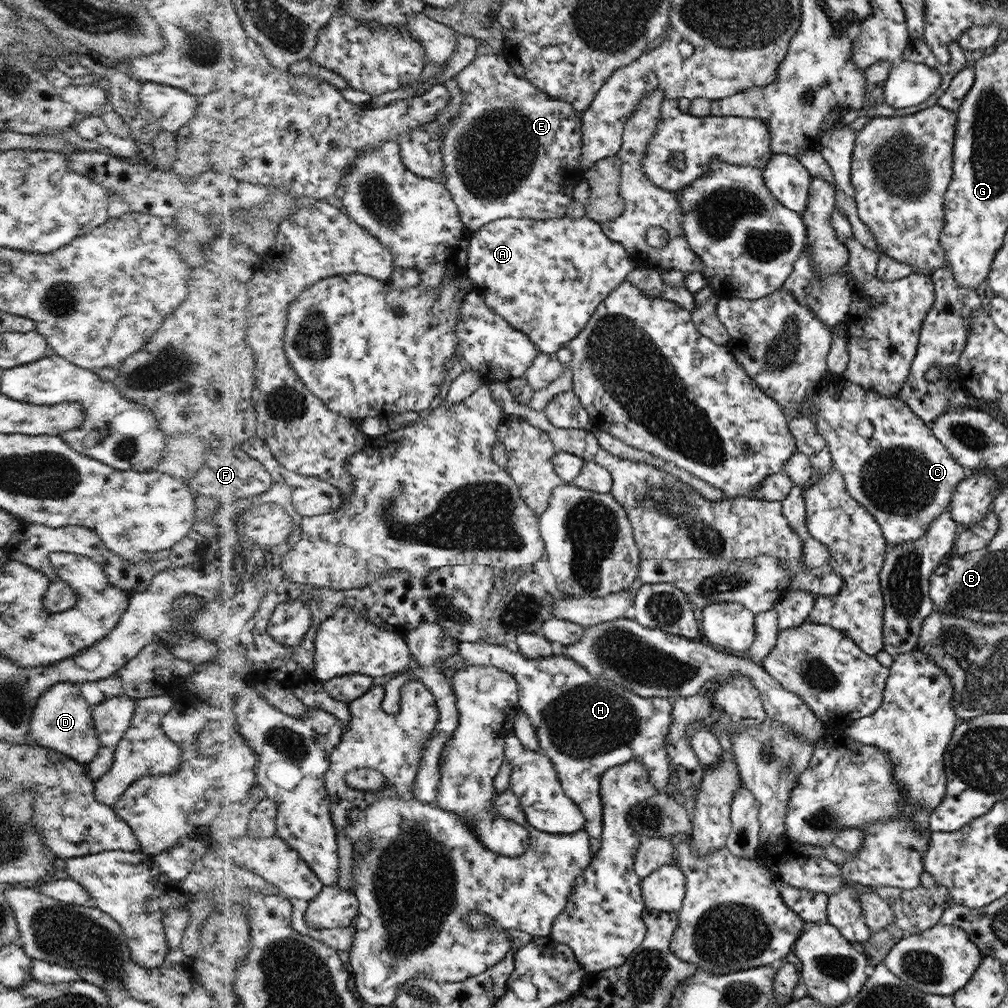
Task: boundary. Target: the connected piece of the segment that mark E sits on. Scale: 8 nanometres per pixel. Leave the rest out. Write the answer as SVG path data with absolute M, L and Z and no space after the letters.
M500 53L494 55L479 55L474 57L470 66L466 67L457 77L455 83L460 84L467 94L465 108L458 118L454 119L452 124L443 134L441 145L442 154L446 161L444 184L453 192L458 206L460 207L462 220L466 226L473 232L480 230L482 226L500 218L533 218L534 220L546 220L547 218L560 218L565 216L567 206L573 201L575 188L577 184L584 180L585 170L581 166L582 148L583 148L583 118L578 113L573 104L564 99L554 99L546 94L545 91L534 86L528 79L518 78L510 68L509 62Z

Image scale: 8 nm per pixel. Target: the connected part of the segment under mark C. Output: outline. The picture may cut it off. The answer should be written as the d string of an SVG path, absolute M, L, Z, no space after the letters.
M825 374L825 376L821 378L821 381L818 382L817 389L814 390L814 395L812 395L806 403L799 406L800 417L806 418L809 411L812 409L817 412L816 430L818 430L818 434L825 439L828 445L834 468L841 472L847 484L849 494L852 495L862 507L869 511L870 514L876 516L877 522L881 525L881 530L884 532L885 541L888 545L918 541L919 538L924 537L925 533L929 530L929 526L933 524L939 515L945 512L945 509L950 505L953 494L957 489L957 484L969 473L961 463L958 463L952 457L945 443L934 435L933 428L926 424L908 403L894 397L882 397L882 395L878 395L878 393L874 393L874 391L868 391L860 387L860 385L854 385L846 381L843 374L832 374L830 377L828 377L828 374Z

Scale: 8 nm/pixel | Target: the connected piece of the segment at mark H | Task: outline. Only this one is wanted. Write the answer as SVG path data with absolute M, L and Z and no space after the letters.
M462 643L459 654L468 660L469 664L478 666L495 666L513 674L520 687L520 705L532 721L539 742L539 748L555 766L559 781L564 792L581 808L586 822L585 831L590 838L600 839L604 833L604 804L601 802L601 776L606 769L612 768L613 763L626 764L637 760L647 768L650 784L658 792L663 792L671 778L671 766L668 762L664 739L670 724L672 724L672 700L669 697L653 696L644 698L618 683L604 677L591 675L580 663L564 655L529 659L520 651L513 652L506 645L498 646L481 643Z

